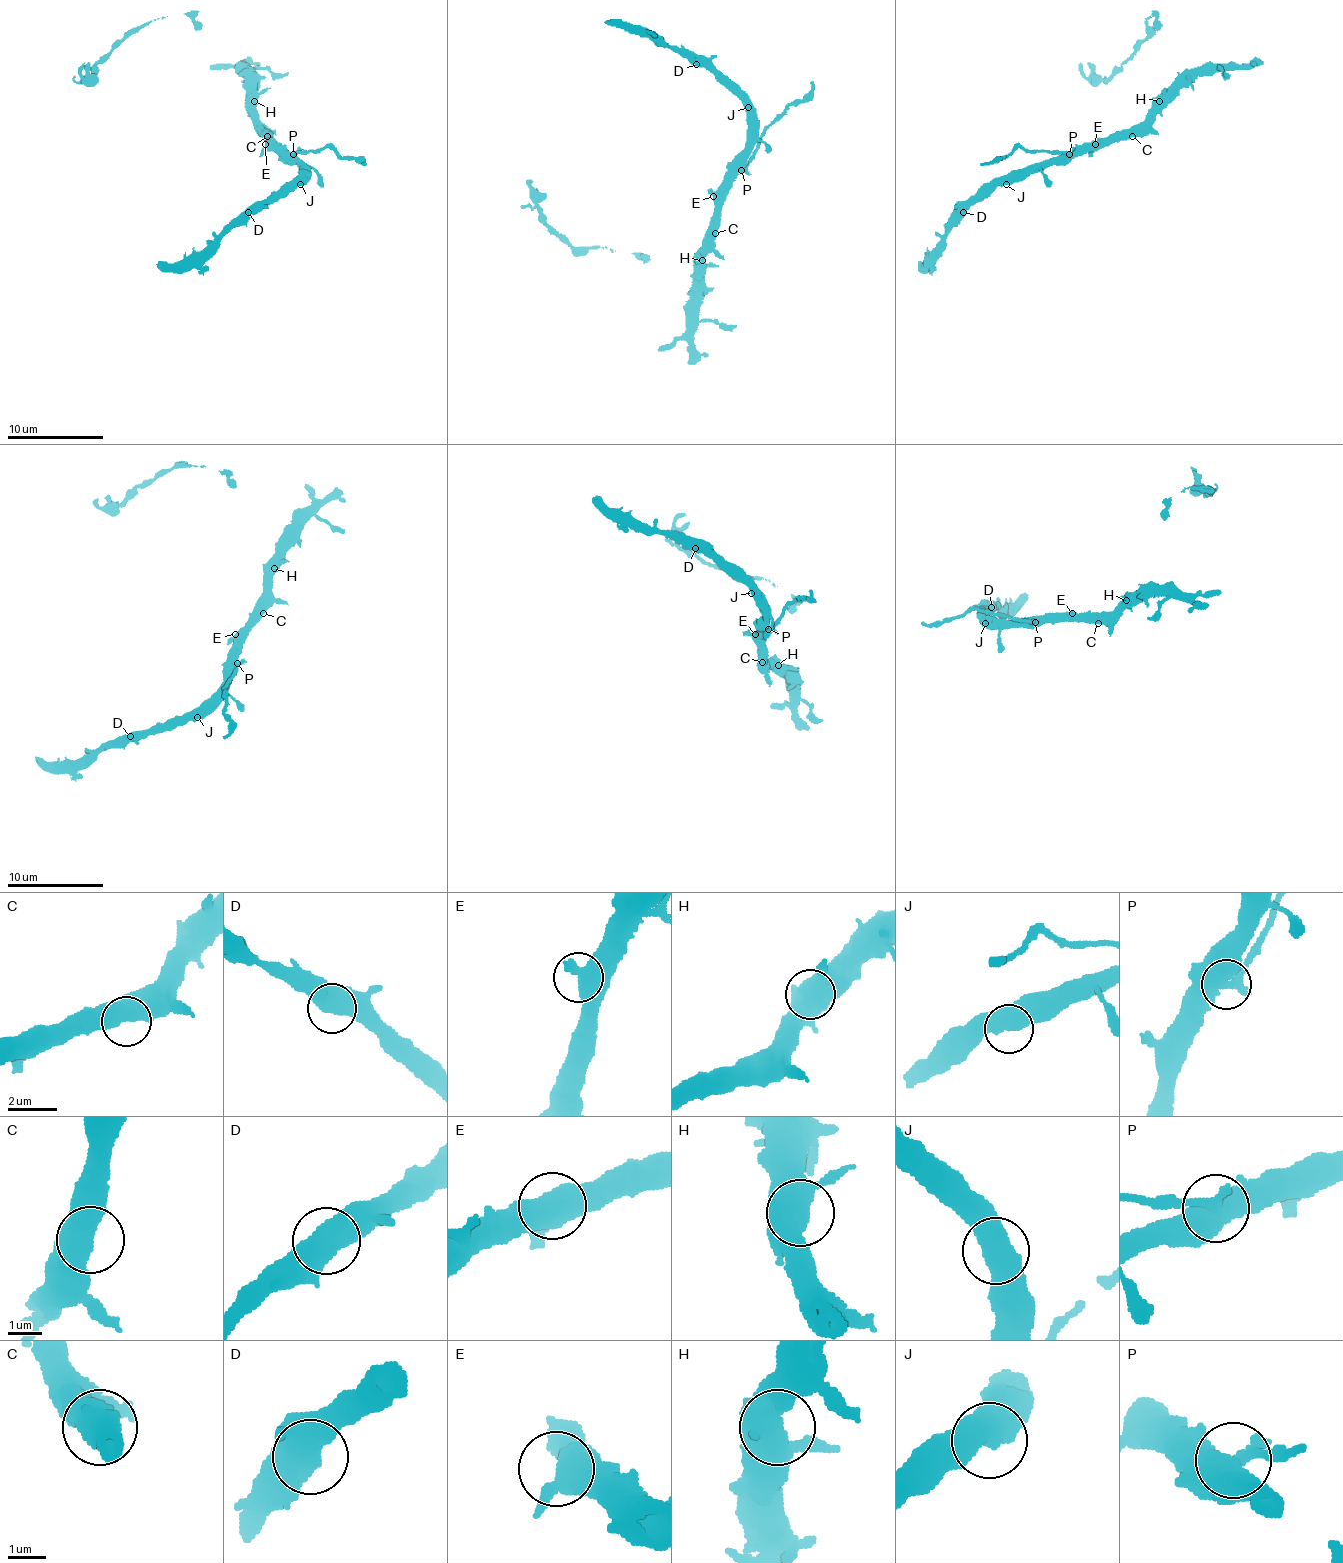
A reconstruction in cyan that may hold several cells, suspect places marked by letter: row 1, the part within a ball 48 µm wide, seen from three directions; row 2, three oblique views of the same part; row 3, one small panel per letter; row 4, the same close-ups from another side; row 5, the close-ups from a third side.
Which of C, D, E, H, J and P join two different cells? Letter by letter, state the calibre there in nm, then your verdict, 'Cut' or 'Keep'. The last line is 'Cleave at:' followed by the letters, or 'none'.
C: Thickness 550 nm. Keep
D: Thickness 600 nm. Keep
E: Thickness 650 nm. Keep
H: Thickness 550 nm. Keep
J: Thickness 550 nm. Keep
P: Thickness 550 nm. Cut
Cleave at: P

